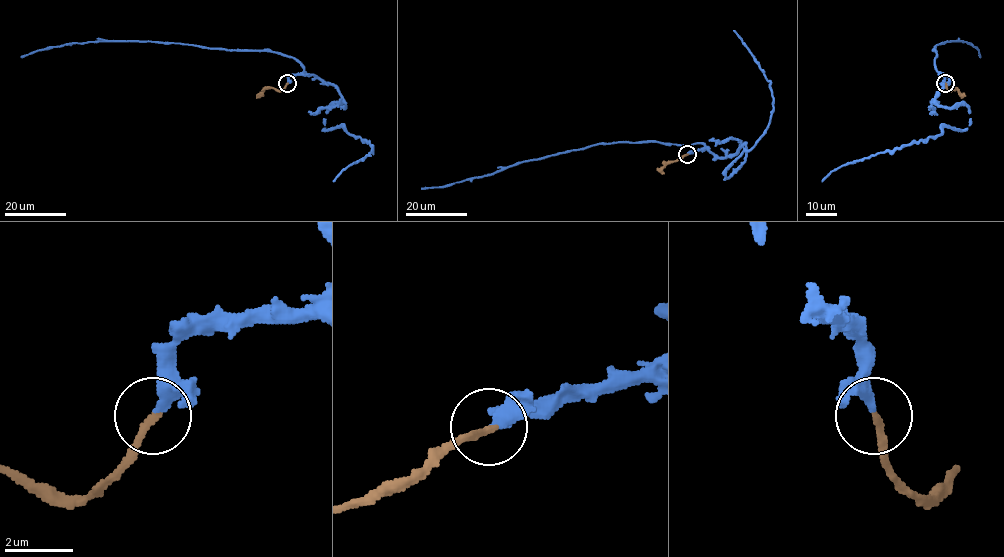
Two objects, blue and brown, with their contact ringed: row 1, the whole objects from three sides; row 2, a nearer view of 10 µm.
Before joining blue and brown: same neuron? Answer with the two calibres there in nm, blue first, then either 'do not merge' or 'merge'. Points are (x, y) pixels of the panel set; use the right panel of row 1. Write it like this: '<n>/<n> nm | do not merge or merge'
360/200 nm | merge

